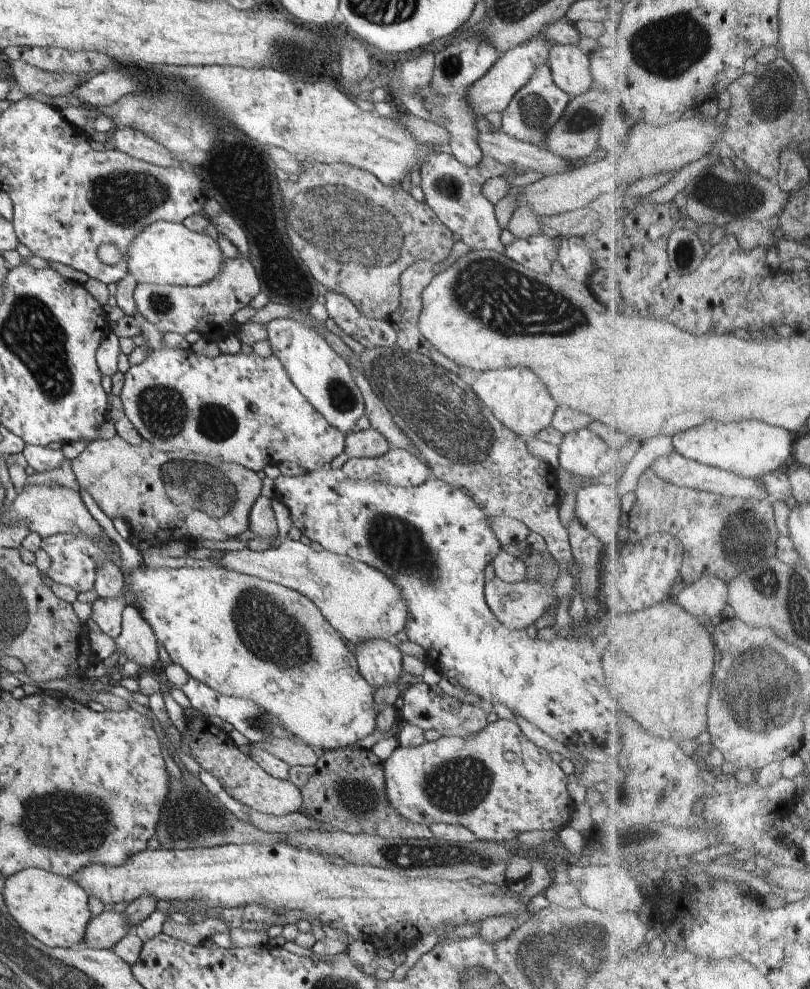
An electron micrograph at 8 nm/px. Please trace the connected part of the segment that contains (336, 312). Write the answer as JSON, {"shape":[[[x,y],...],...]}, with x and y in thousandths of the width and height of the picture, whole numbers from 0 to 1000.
{"shape":[[[402,294],[401,309],[406,321],[449,352],[490,350],[491,336],[480,324],[447,320],[425,297]]]}

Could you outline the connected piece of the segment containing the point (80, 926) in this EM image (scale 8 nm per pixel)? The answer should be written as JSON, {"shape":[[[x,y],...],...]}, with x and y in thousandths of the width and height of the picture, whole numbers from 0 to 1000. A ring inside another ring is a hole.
{"shape":[[[44,877],[25,880],[6,890],[2,906],[25,940],[40,945],[53,956],[77,959],[101,956],[114,922],[109,916],[109,904],[86,887]]]}

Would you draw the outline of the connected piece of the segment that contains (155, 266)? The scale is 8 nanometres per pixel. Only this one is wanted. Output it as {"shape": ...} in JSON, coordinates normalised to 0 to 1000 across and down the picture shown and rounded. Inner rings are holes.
{"shape":[[[195,222],[180,229],[158,249],[157,277],[169,286],[247,289],[267,281],[277,267],[277,257],[267,243],[254,236],[233,234],[227,225]]]}

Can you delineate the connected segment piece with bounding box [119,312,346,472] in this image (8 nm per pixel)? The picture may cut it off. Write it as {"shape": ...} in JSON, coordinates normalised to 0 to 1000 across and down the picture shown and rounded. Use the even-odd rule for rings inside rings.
{"shape":[[[165,320],[175,330],[180,342],[180,363],[170,369],[160,369],[154,376],[148,404],[154,420],[165,430],[178,446],[206,458],[225,456],[272,462],[280,468],[294,468],[314,477],[326,475],[331,469],[365,467],[388,477],[398,474],[402,467],[426,457],[427,440],[411,432],[360,388],[348,366],[336,359],[321,362],[311,355],[301,358],[270,358],[259,362],[242,358],[237,353],[207,352],[202,348],[202,337],[185,328],[178,320]]]}

